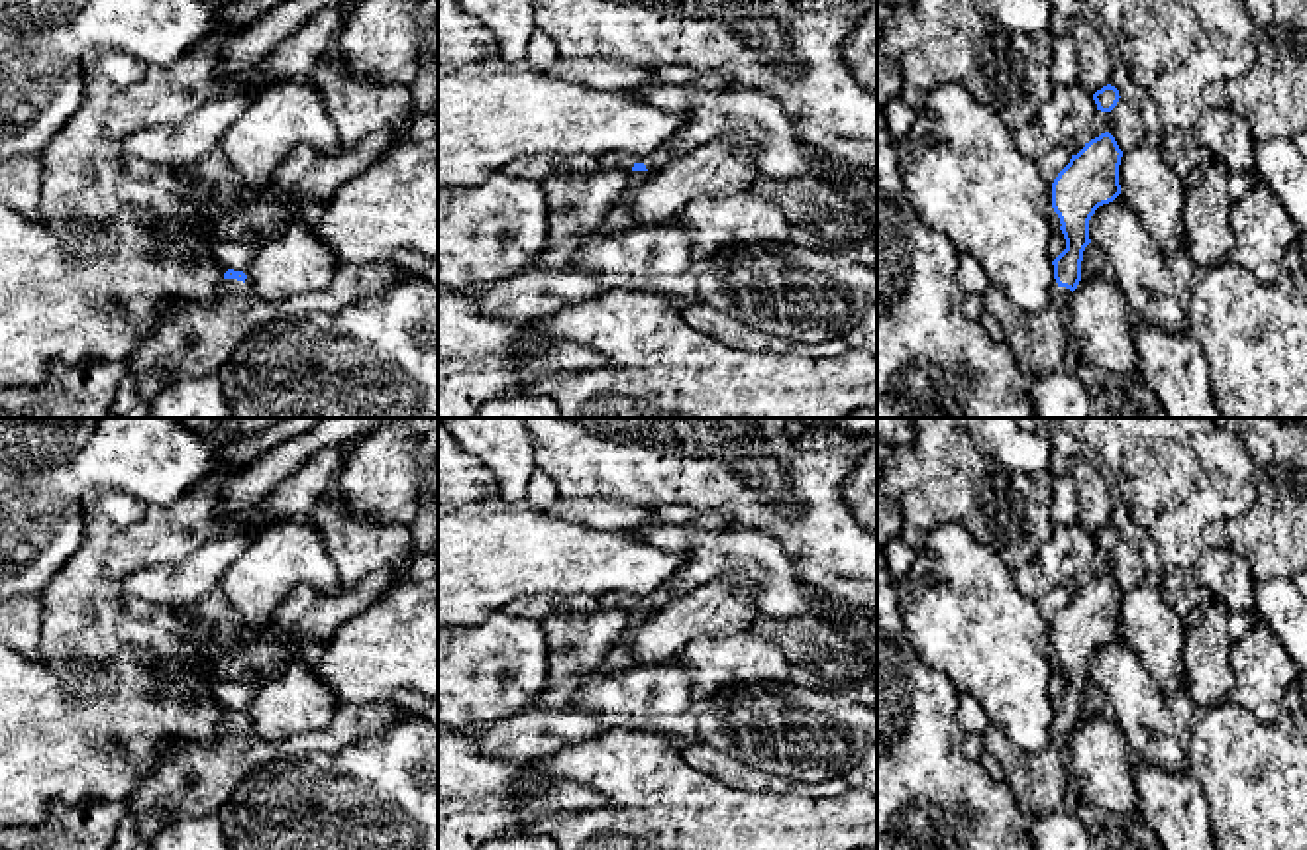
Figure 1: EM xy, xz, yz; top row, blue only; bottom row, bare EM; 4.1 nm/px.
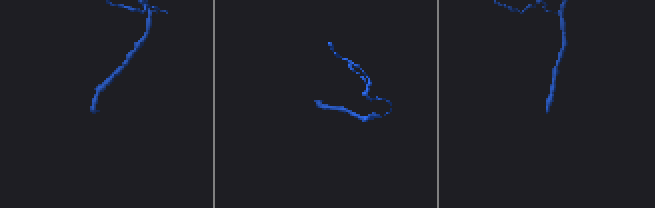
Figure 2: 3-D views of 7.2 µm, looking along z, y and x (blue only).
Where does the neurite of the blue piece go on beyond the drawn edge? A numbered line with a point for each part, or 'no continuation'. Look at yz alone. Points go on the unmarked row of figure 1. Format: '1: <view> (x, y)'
1: yz (1039, 780)

